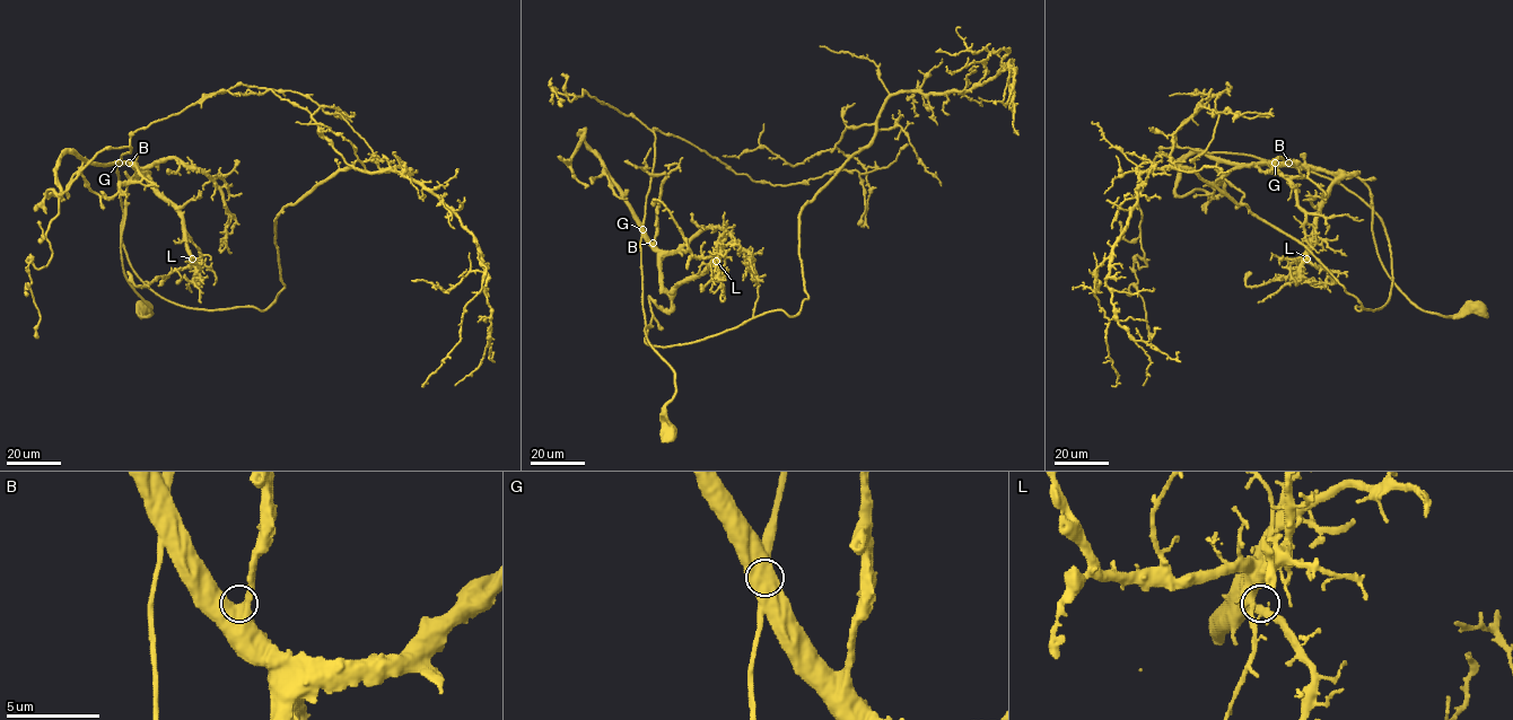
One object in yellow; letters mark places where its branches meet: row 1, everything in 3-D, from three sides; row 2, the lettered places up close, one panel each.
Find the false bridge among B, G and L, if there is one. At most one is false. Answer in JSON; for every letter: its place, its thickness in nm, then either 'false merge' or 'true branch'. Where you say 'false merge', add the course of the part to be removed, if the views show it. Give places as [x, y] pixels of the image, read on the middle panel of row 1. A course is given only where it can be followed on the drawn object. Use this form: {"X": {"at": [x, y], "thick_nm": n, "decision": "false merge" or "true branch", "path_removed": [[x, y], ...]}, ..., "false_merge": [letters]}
{"B": {"at": [653, 243], "thick_nm": 600, "decision": "true branch"}, "G": {"at": [643, 229], "thick_nm": 750, "decision": "false merge", "path_removed": [[643, 229], [646, 343], [794, 316], [799, 212], [883, 103], [969, 91], [1009, 50], [946, 67]]}, "L": {"at": [716, 261], "thick_nm": 400, "decision": "true branch"}, "false_merge": ["G"]}

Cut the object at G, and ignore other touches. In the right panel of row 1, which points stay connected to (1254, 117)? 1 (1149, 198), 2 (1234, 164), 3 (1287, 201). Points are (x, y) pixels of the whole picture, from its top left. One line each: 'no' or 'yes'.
1: yes
2: no
3: no

